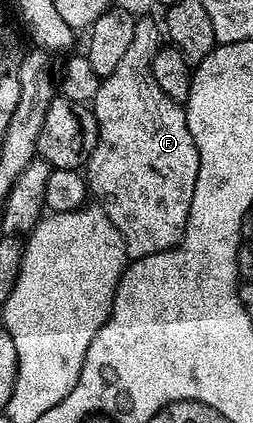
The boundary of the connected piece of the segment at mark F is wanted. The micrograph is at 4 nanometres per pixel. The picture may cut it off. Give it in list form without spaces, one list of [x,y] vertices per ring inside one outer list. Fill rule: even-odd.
[[[138,17],[135,24],[135,36],[131,40],[130,47],[127,48],[126,55],[123,56],[123,60],[119,60],[119,65],[115,67],[115,72],[111,72],[101,79],[99,92],[95,92],[91,103],[91,109],[97,121],[97,143],[91,152],[88,162],[83,167],[87,190],[92,197],[93,194],[97,197],[95,199],[96,205],[105,213],[107,220],[111,220],[111,224],[115,224],[119,236],[123,236],[125,252],[130,259],[155,256],[159,252],[167,252],[173,249],[173,247],[181,245],[181,237],[185,234],[187,216],[191,212],[191,196],[195,192],[195,180],[199,176],[199,152],[195,148],[195,140],[191,136],[191,128],[187,128],[185,107],[182,103],[171,100],[171,96],[167,96],[167,92],[163,92],[163,88],[159,88],[159,84],[155,81],[155,76],[153,75],[155,52],[161,49],[162,45],[162,27],[158,23],[156,26],[149,18]]]

